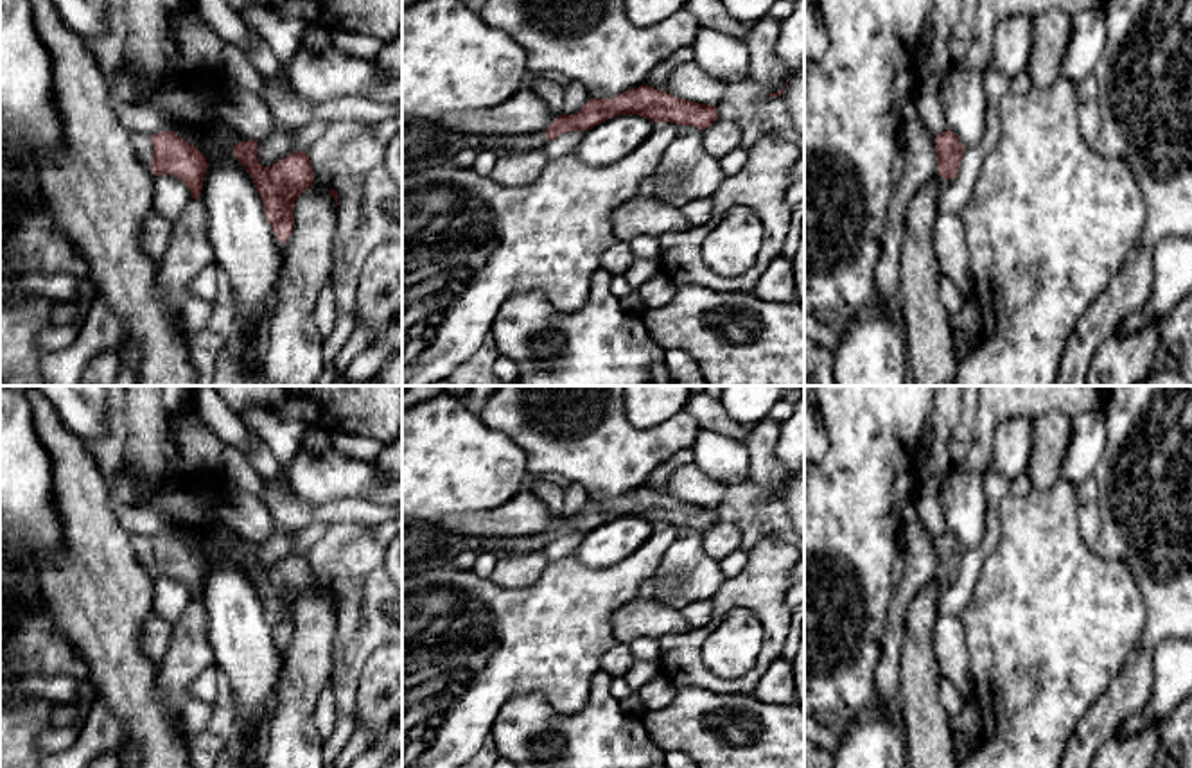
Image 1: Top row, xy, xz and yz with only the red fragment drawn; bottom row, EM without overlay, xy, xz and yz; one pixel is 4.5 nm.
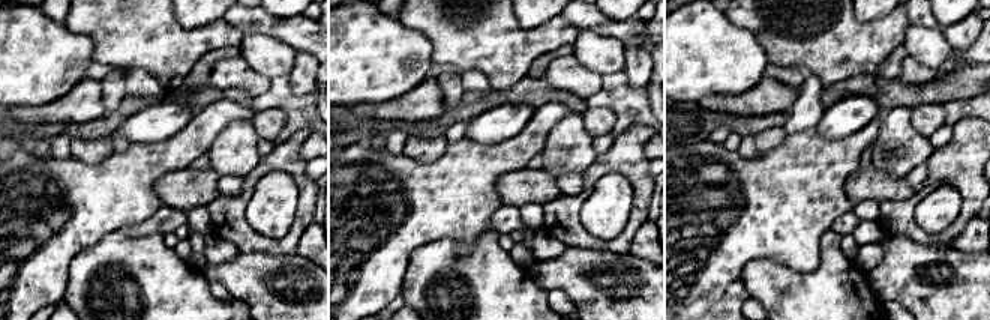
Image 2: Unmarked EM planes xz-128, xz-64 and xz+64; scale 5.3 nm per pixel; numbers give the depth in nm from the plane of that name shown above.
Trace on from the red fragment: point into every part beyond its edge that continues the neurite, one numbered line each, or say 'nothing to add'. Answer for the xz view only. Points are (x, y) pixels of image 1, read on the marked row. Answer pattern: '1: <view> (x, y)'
1: xz (426, 144)

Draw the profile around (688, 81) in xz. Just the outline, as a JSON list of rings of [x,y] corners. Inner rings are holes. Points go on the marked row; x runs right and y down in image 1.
[[[693,59],[671,74],[668,93],[698,104],[716,106],[725,97],[725,83],[707,75]]]

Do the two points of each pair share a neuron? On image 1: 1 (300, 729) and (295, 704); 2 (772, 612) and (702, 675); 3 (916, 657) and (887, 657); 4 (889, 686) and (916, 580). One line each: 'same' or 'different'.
1: same
2: same
3: different
4: same

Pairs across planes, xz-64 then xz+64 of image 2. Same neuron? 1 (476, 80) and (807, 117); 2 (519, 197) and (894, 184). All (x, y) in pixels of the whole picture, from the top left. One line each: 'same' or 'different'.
1: same
2: same

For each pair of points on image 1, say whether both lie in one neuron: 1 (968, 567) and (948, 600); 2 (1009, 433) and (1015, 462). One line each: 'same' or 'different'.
1: same
2: same

